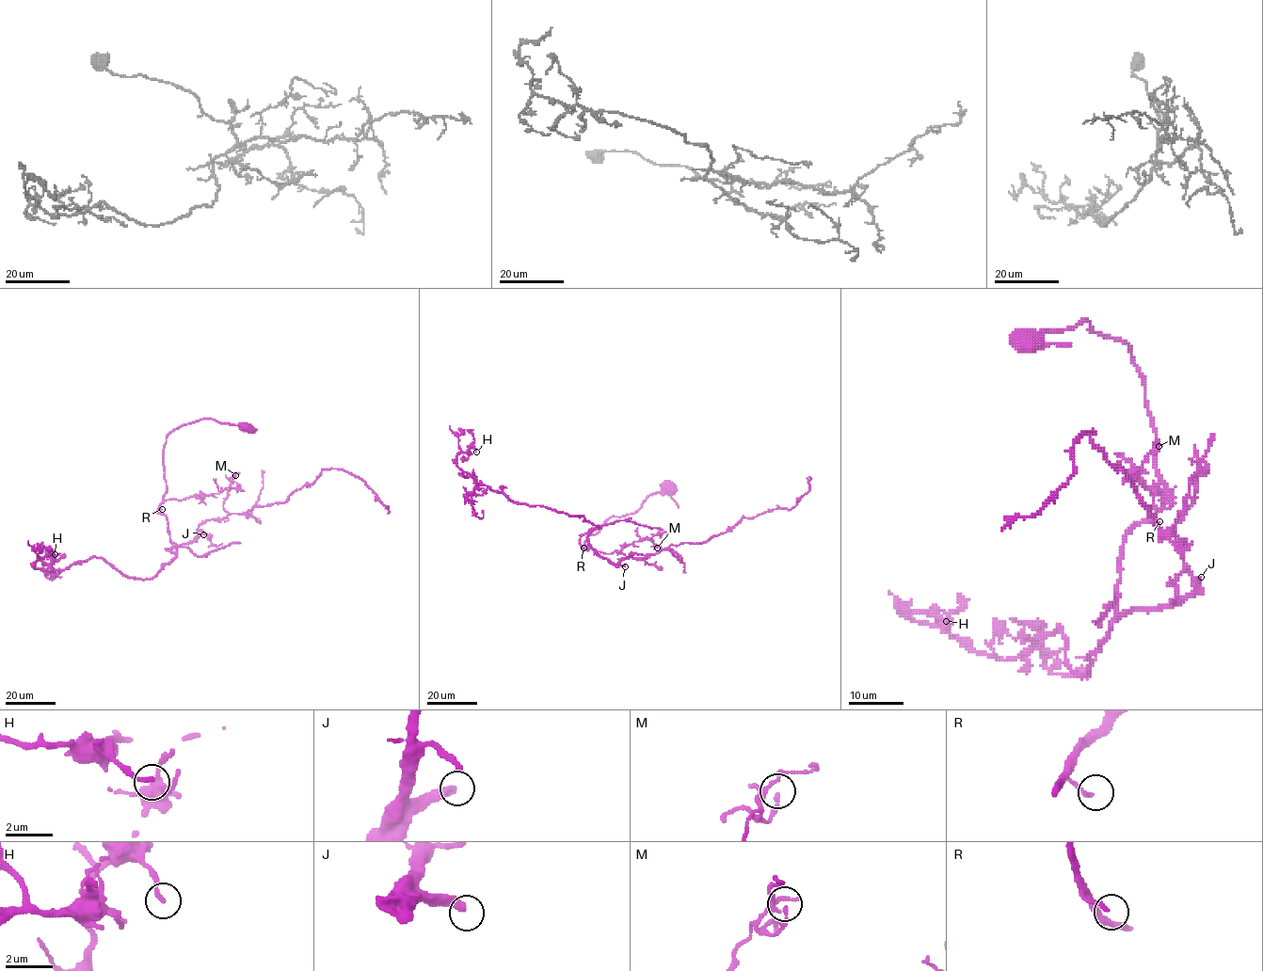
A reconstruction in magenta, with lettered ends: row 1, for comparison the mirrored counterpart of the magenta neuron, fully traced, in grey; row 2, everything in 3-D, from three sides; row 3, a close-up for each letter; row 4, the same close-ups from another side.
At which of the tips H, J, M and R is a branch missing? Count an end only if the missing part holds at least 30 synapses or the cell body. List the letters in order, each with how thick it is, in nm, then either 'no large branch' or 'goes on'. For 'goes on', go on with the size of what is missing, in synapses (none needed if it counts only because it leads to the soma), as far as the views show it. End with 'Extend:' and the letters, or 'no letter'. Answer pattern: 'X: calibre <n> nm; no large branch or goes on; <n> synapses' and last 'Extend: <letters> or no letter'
H: calibre 180 nm; no large branch
J: calibre 360 nm; goes on; 160 synapses
M: calibre 200 nm; no large branch
R: calibre 150 nm; no large branch
Extend: J

